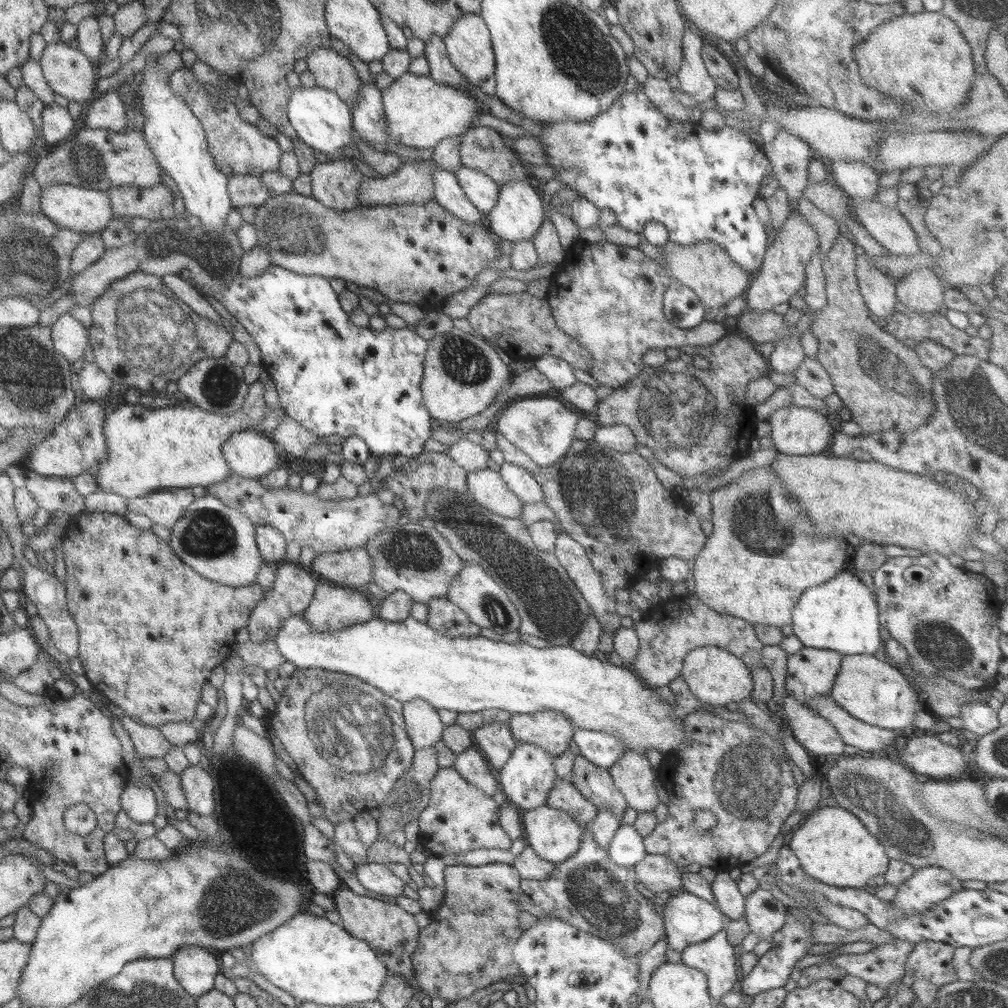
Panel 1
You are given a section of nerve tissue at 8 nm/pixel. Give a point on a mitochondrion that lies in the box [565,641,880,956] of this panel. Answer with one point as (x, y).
(747, 783)

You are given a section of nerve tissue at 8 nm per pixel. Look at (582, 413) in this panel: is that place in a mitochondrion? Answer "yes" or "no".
no

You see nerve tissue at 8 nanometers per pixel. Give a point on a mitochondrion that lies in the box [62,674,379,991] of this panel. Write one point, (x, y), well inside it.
(234, 902)

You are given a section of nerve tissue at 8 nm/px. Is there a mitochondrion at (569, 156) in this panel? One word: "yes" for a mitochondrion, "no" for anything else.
yes

